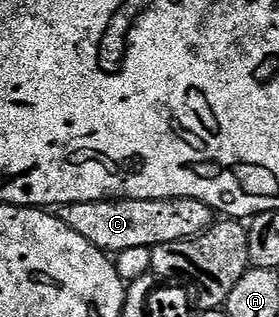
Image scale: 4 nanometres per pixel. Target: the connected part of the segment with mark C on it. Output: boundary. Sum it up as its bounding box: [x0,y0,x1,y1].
[57,200,216,254]

